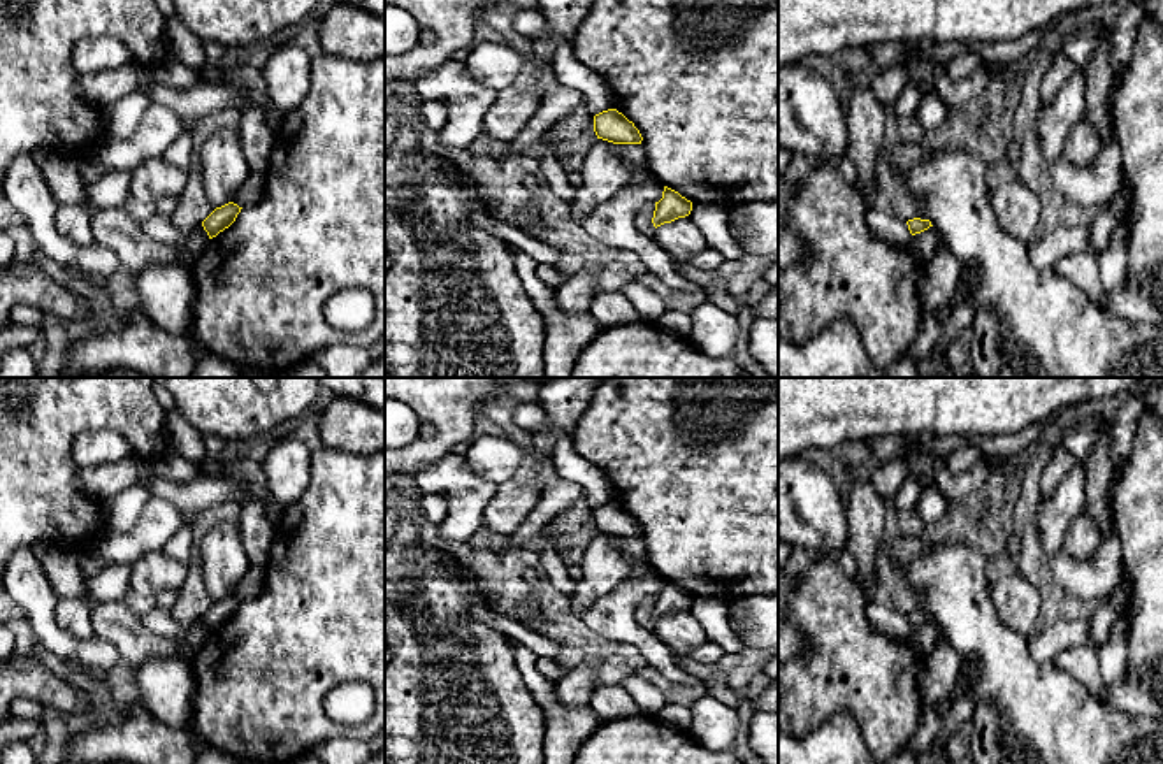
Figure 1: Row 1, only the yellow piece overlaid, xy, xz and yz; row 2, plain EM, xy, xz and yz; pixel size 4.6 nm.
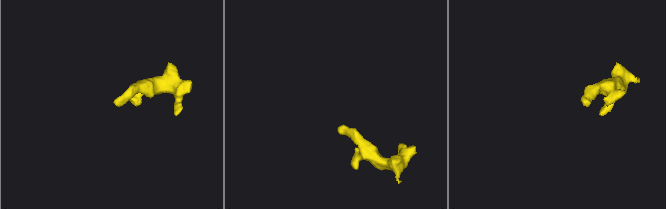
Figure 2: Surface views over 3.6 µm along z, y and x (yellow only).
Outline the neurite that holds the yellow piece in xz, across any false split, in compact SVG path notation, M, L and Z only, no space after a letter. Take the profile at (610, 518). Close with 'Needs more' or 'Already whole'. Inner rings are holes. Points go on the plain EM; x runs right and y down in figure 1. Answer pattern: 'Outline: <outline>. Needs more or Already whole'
Outline: M608 502L594 509L594 525L597 532L613 537L641 537L639 523L617 502Z. Already whole

